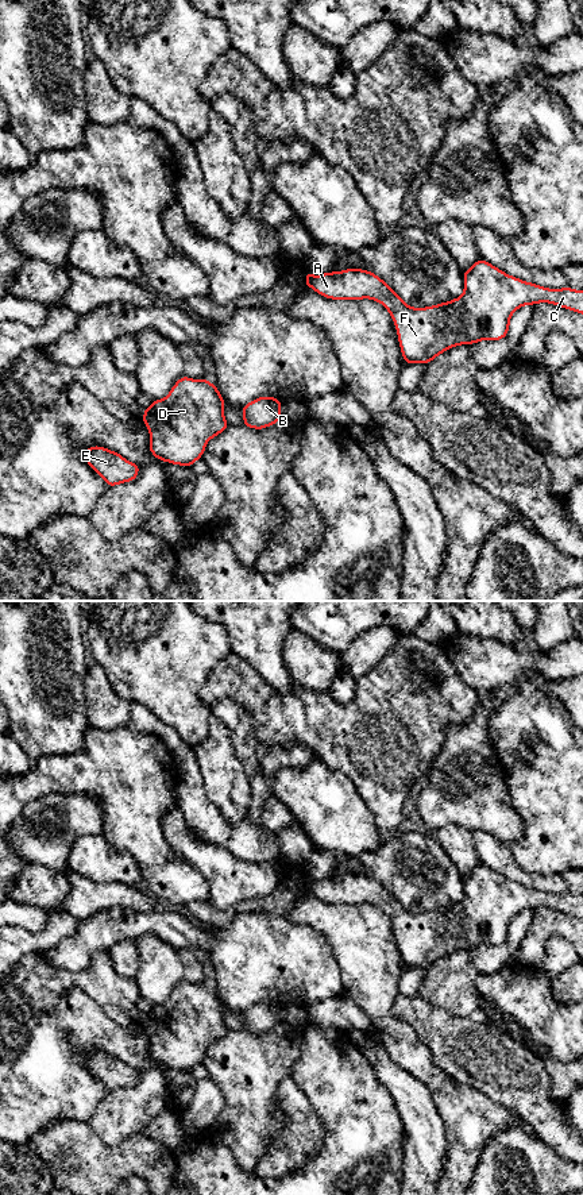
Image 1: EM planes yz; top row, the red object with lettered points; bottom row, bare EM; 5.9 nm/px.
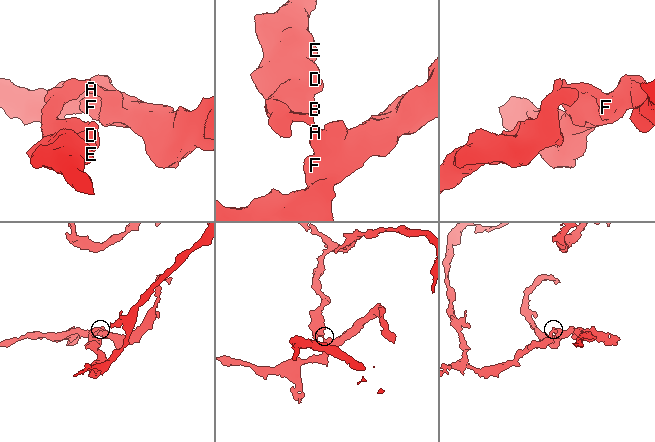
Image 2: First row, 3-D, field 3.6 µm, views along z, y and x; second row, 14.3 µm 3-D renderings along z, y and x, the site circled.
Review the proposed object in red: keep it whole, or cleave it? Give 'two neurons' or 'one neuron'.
two neurons

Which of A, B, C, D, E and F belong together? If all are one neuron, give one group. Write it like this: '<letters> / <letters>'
A C F / B D E

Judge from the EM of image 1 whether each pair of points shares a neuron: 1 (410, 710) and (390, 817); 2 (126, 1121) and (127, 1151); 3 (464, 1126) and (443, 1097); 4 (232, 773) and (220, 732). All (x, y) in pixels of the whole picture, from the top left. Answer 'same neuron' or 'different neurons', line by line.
1: same neuron
2: different neurons
3: same neuron
4: same neuron

